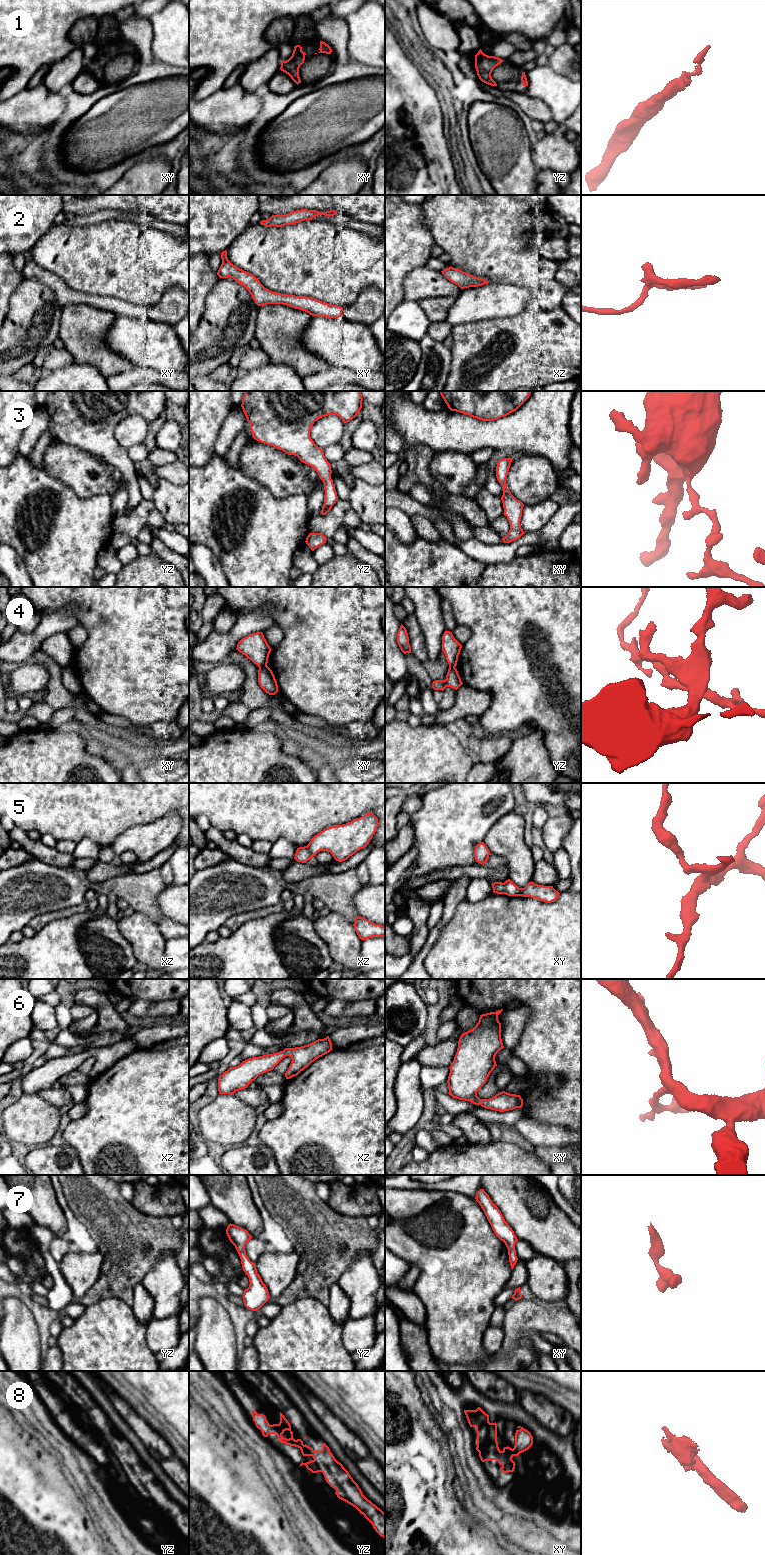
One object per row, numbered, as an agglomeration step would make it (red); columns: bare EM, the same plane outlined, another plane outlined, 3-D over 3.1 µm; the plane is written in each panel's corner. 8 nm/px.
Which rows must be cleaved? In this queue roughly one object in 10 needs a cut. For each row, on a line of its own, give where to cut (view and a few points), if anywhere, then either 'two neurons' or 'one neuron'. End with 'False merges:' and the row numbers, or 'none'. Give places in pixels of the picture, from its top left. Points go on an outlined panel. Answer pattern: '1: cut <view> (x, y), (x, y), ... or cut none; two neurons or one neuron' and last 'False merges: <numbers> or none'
1: cut none; one neuron
2: cut none; one neuron
3: cut none; one neuron
4: cut xy (266, 664), (259, 668); two neurons
5: cut xy (503, 883), (505, 893); two neurons
6: cut none; one neuron
7: cut none; one neuron
8: cut yz (304, 1445), (311, 1455); two neurons
False merges: 4, 5, 8

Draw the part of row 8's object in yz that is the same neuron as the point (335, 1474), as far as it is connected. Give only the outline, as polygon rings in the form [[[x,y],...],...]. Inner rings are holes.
[[[323,1443],[321,1451],[314,1451],[305,1444],[322,1472],[326,1482],[336,1489],[337,1497],[355,1507],[372,1524],[375,1531],[385,1539],[385,1513],[368,1500],[349,1472],[338,1462],[329,1447]]]

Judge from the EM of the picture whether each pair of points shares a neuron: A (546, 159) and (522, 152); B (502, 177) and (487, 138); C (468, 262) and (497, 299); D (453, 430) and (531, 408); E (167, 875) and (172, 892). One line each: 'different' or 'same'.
A: different
B: same
C: different
D: same
E: different

